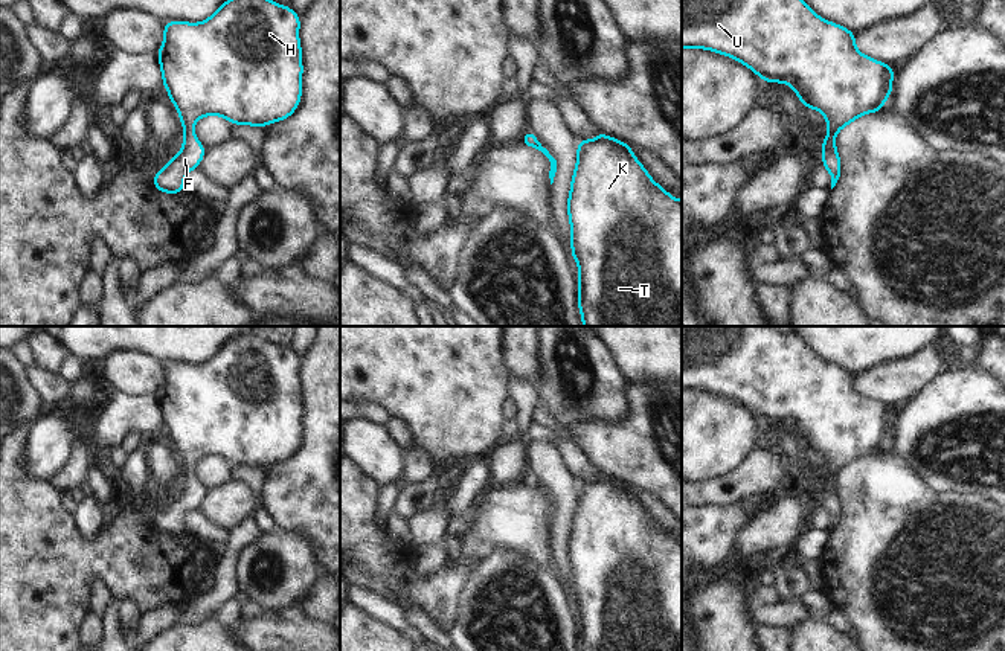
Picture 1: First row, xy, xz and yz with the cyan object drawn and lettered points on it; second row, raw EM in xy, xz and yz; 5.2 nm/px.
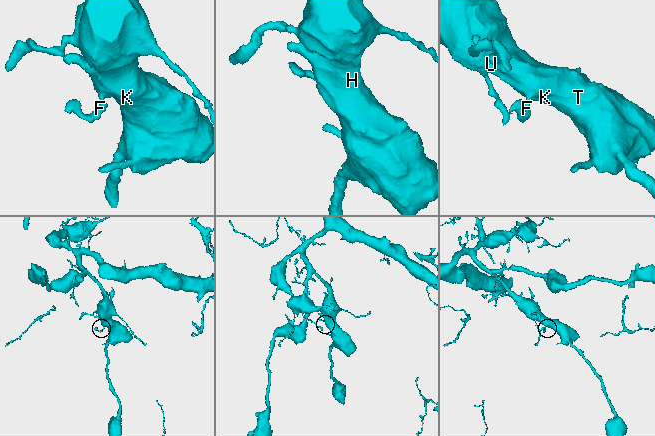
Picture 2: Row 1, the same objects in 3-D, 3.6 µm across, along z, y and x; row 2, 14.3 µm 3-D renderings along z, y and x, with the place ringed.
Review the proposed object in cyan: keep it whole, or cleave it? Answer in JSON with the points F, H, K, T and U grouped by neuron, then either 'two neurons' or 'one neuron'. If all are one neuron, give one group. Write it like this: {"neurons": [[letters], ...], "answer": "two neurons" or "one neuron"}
{"neurons": [["F", "H", "K", "T", "U"]], "answer": "one neuron"}

